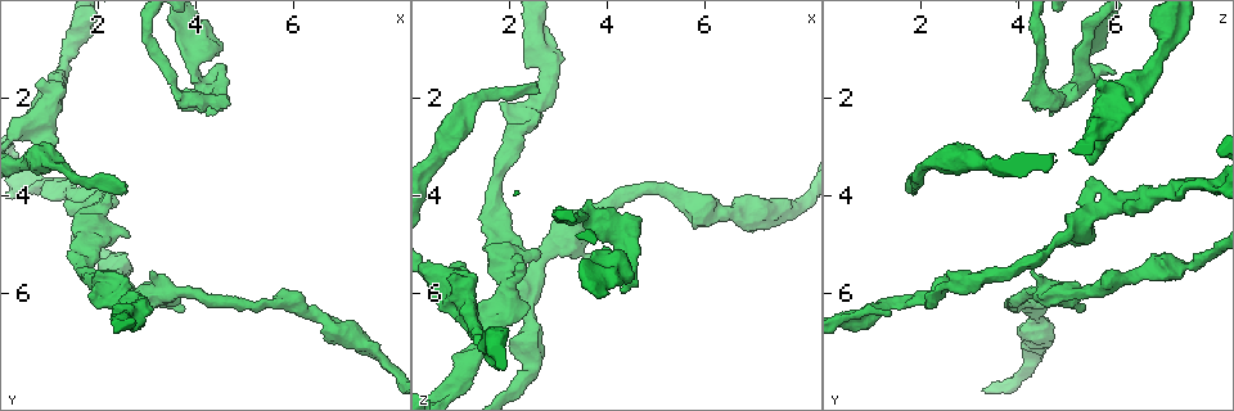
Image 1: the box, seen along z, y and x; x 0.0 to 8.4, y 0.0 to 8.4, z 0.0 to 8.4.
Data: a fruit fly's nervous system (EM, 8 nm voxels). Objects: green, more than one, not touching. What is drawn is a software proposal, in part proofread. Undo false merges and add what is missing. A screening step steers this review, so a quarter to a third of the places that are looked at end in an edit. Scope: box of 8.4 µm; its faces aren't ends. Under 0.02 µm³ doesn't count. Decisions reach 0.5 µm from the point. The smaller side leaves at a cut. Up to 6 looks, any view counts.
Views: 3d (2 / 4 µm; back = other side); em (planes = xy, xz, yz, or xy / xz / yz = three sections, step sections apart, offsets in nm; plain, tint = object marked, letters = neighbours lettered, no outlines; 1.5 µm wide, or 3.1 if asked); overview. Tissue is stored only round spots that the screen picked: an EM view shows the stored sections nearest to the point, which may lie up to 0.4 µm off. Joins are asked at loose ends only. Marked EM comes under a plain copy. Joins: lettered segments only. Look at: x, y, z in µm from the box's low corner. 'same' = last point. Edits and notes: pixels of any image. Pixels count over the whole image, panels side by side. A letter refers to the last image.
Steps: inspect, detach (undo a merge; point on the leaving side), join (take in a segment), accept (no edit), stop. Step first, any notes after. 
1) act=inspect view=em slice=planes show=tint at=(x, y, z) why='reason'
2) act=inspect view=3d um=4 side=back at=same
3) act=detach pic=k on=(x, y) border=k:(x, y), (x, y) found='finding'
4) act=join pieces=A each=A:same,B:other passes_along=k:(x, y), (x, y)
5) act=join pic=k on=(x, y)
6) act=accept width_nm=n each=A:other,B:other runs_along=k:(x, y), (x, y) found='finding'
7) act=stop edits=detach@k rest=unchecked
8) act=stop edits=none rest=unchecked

act=inspect view=3d um=2 at=(4.25, 1.50, 5.90) why='free end'

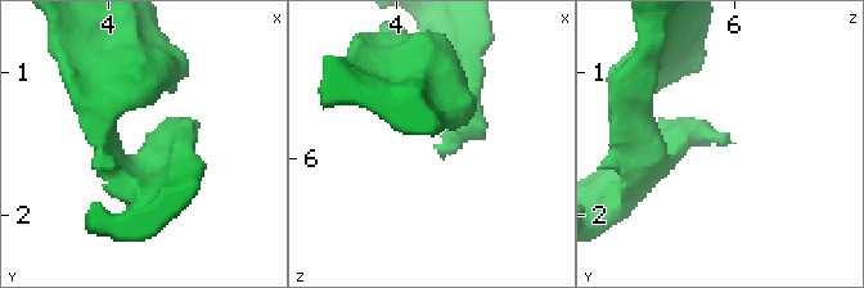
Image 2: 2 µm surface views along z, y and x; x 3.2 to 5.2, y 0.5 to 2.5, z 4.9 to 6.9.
act=inspect view=em slice=xy step=4 show=letters at=(4.24, 1.48, 5.94) why='need the tissue'

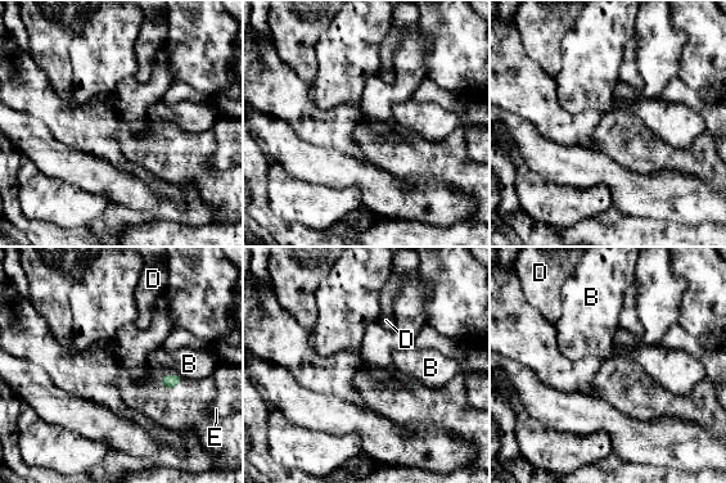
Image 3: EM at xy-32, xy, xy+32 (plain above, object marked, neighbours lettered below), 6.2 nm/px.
act=inspect view=em slice=planes show=letters at=same

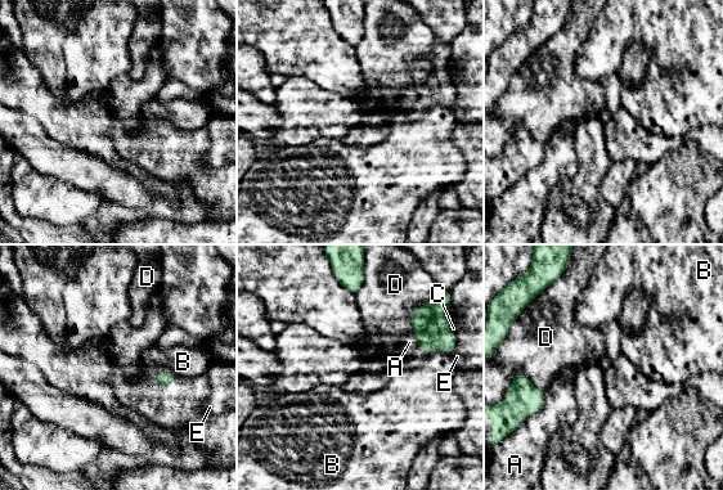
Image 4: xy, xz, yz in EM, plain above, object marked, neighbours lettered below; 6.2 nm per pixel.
act=accept each=A:other,B:other,C:other,D:other,E:other border=4:(456, 333), (456, 346), (452, 351) found='none of them fits'

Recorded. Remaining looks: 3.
act=inspect view=3d um=2 at=(3.80, 6.25, 5.30) why='free end'

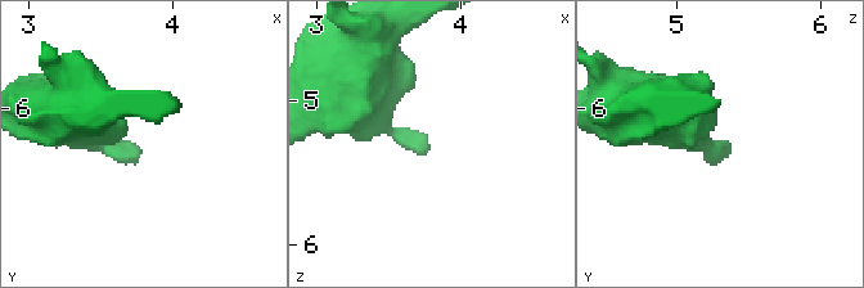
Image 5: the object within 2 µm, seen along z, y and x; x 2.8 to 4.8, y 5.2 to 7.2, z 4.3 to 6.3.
act=inspect view=em slice=planes show=letters at=(3.78, 6.28, 5.36) why='need the tissue'

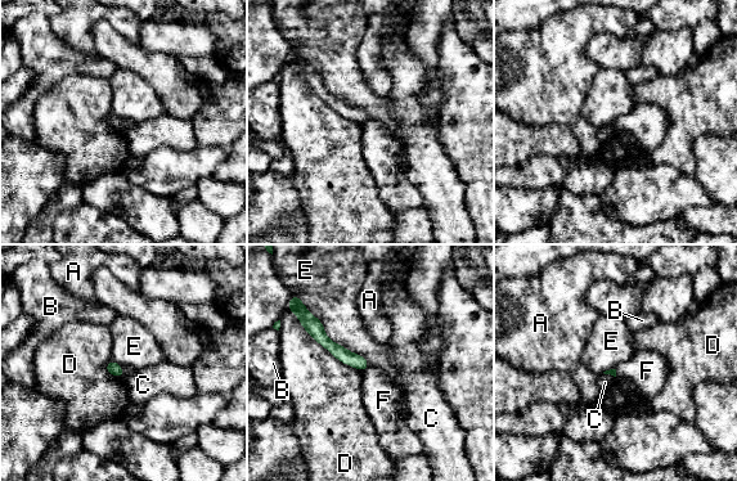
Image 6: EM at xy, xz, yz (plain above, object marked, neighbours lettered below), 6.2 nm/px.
act=accept each=A:other,B:other,C:other,D:other,E:other,F:other border=6:(121, 367), (124, 377) found='no lettered segment goes on from it'

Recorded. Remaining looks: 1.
act=stop edits=none rest=unchecked

